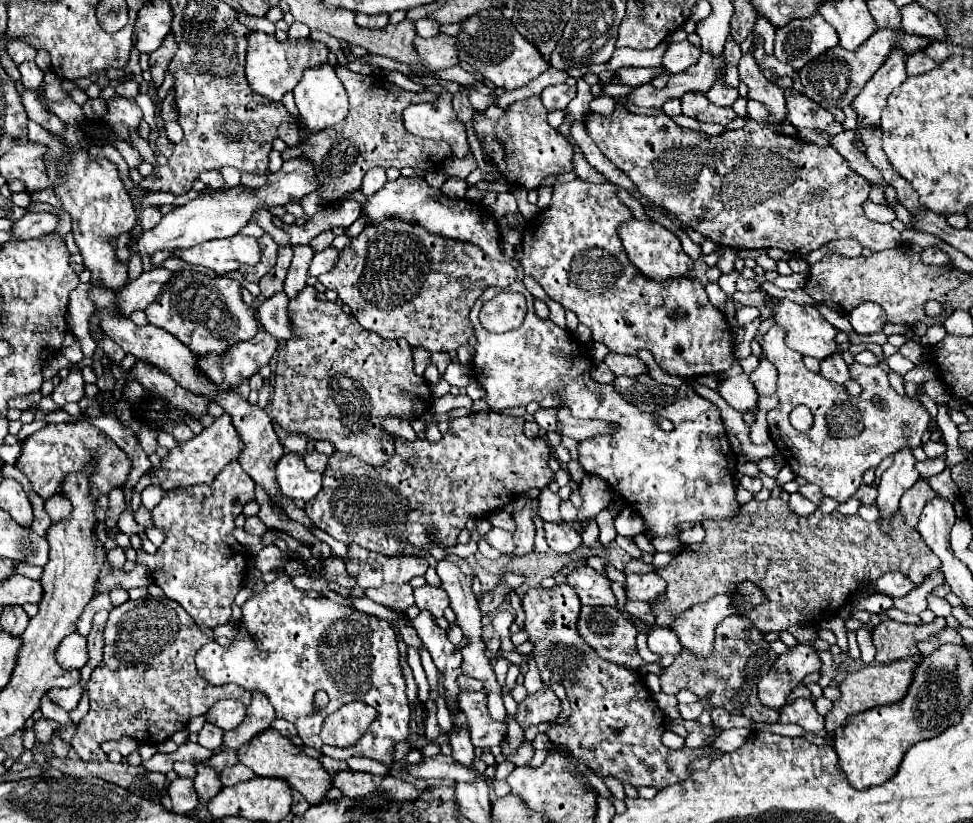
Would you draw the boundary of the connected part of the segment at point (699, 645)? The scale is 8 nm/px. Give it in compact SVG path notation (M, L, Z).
M716 595L706 603L698 603L686 613L678 615L674 621L674 631L680 637L680 643L698 659L710 657L714 651L714 629L720 621L732 615L732 603L726 595Z

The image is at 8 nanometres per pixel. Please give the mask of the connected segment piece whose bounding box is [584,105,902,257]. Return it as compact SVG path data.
M616 105L610 121L590 113L584 117L584 123L598 149L634 181L646 199L668 209L680 223L700 231L714 243L738 251L776 247L800 257L834 239L856 239L872 251L884 251L902 243L900 233L891 224L870 221L864 215L862 205L868 201L872 185L852 171L850 163L830 145L822 147L800 137L780 135L756 121L750 121L742 129L710 137L702 131L680 127L668 115L636 115L622 105Z

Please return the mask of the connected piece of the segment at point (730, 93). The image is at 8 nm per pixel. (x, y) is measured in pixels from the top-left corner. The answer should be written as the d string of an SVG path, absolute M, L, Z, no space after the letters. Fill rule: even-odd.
M718 73L718 79L714 81L714 85L712 85L710 91L706 93L706 97L708 97L710 101L714 101L716 105L726 107L726 105L732 105L732 103L736 101L736 97L738 97L738 89L728 87L728 85L724 83L724 75Z

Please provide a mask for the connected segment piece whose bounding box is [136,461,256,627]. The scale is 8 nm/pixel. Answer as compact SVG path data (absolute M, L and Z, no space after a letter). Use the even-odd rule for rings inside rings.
M234 461L218 473L212 485L166 491L152 511L156 527L166 533L166 541L158 547L156 555L140 553L136 563L146 565L152 581L164 595L178 601L198 625L216 627L228 623L232 617L234 597L248 571L248 557L234 537L234 519L248 501L255 499L252 477Z

